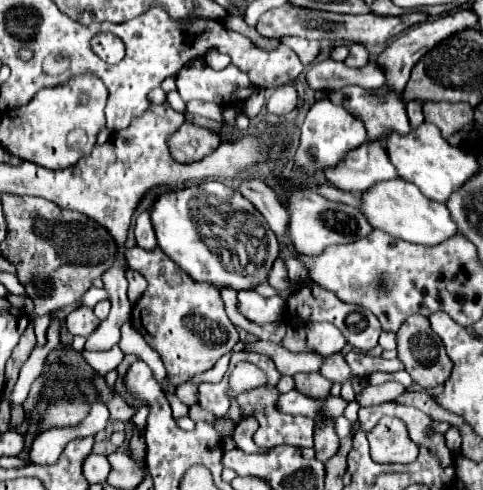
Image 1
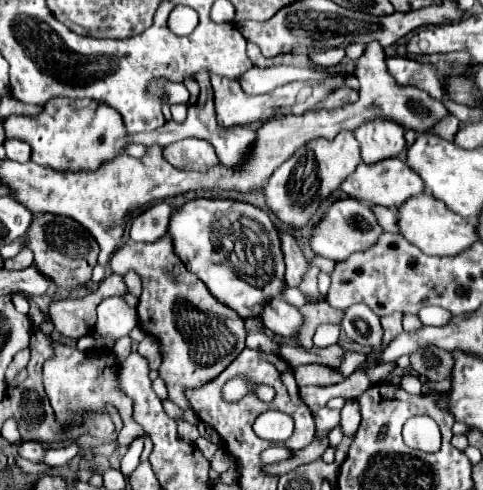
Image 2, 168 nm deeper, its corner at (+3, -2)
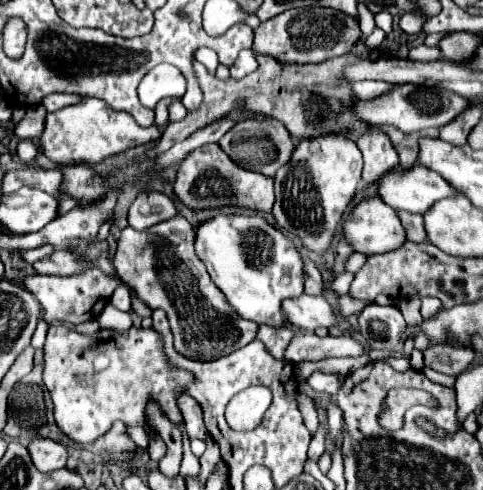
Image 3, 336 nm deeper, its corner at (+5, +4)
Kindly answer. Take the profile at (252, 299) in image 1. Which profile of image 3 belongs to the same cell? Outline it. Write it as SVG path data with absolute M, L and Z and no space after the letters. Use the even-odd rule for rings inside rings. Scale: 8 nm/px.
M303 294L299 298L285 300L283 314L287 316L289 324L293 324L295 328L303 328L303 330L311 330L311 332L319 326L325 326L327 330L337 326L335 306L331 302L327 302L327 298L323 298L323 296Z

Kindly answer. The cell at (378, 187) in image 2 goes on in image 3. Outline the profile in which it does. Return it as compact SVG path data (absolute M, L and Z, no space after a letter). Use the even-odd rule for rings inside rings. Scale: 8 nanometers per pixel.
M413 166L409 170L395 168L379 182L379 196L385 204L393 206L395 210L405 210L405 212L415 212L415 214L425 214L437 200L457 196L457 194L459 194L457 188L449 186L445 178L441 178L437 172L425 166Z

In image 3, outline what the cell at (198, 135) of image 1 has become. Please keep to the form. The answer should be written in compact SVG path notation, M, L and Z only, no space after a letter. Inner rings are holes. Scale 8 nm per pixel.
M207 144L193 150L179 166L177 180L173 182L175 196L191 210L211 210L211 208L249 208L255 212L269 214L273 208L275 192L273 192L273 178L267 178L259 172L245 170L237 166L221 148L219 144Z

